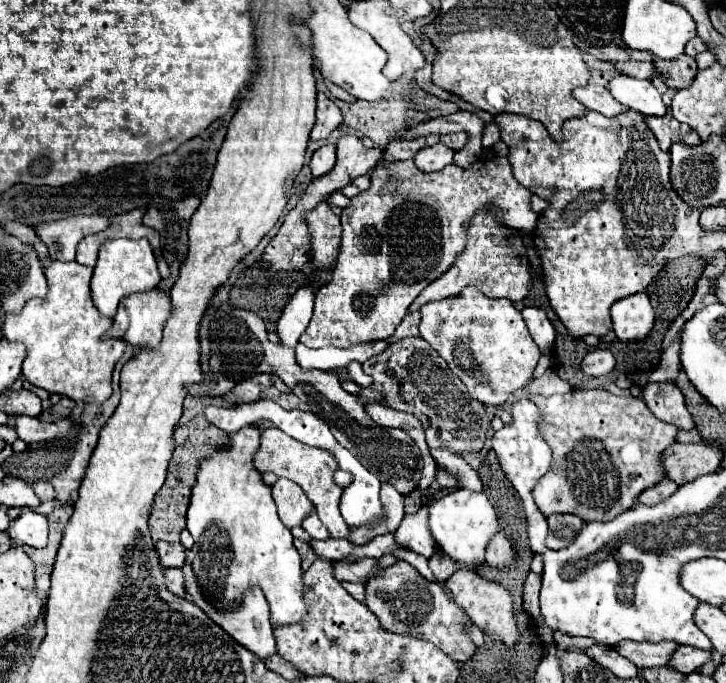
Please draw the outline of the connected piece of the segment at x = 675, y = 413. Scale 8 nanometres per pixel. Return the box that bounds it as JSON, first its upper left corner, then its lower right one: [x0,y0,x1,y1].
[642,383,694,429]

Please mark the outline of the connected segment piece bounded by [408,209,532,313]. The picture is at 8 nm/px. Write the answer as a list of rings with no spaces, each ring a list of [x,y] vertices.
[[[492,209],[476,211],[466,233],[466,247],[462,253],[458,253],[456,261],[452,263],[452,269],[448,269],[448,273],[442,273],[436,281],[432,281],[414,299],[408,311],[414,313],[418,311],[420,305],[428,301],[454,297],[468,285],[478,287],[486,297],[492,299],[506,297],[510,301],[522,301],[532,287],[532,273],[530,273],[530,263],[526,255],[526,245],[522,241],[522,233],[518,229],[506,227]]]

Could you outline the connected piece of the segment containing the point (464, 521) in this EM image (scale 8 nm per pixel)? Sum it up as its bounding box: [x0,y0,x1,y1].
[428,489,504,569]

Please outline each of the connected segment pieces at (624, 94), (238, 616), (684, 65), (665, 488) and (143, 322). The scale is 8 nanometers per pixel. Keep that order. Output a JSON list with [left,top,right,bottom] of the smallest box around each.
[[606,75,668,117],[182,561,276,659],[654,53,698,89],[638,479,678,505],[110,289,170,349]]

